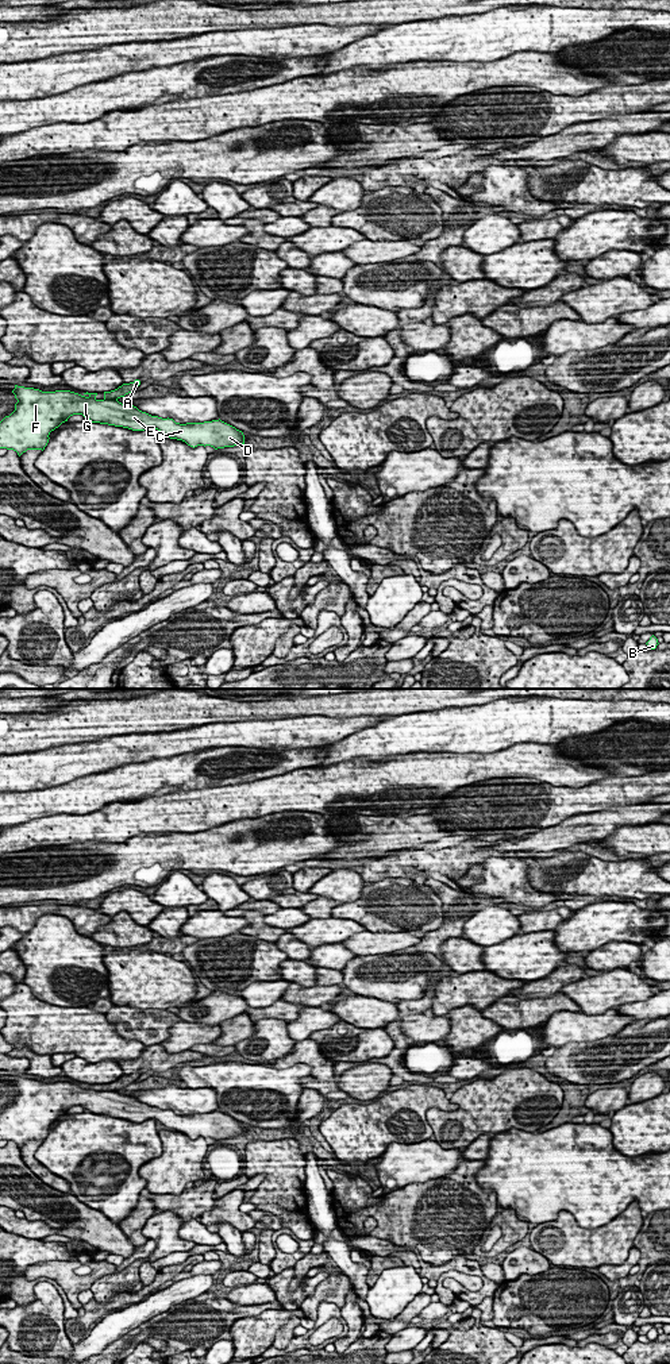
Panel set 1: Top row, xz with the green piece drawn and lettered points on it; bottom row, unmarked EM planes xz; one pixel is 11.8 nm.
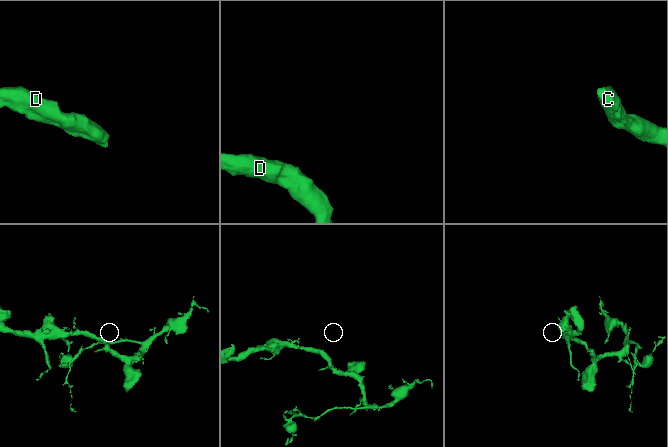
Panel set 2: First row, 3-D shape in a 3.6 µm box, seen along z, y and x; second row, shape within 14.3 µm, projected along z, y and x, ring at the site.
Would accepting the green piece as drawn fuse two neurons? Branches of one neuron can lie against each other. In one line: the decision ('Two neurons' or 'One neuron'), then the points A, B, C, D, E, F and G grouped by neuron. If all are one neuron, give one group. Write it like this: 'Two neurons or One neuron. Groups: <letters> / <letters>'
Two neurons. Groups: A / B C D E F G

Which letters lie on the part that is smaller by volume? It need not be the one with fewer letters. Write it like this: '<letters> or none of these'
A

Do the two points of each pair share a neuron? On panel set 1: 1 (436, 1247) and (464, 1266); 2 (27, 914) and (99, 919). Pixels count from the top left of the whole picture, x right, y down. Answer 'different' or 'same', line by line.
1: different
2: same

